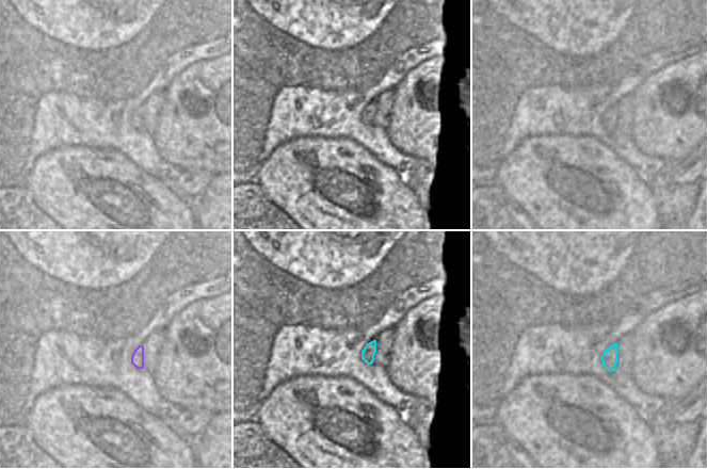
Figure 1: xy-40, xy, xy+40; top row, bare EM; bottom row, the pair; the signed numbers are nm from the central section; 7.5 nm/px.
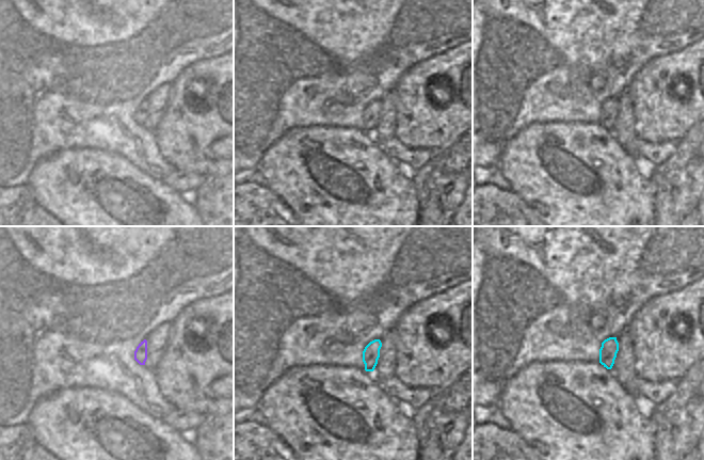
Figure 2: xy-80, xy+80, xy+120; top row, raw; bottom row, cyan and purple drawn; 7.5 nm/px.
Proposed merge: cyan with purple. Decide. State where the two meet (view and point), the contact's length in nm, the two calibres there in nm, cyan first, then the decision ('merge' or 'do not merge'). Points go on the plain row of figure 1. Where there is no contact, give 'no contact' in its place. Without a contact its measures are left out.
no contact; merge

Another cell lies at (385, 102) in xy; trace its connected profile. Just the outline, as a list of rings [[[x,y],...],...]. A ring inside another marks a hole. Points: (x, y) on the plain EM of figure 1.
[[[393,91],[384,92],[379,96],[376,101],[376,114],[374,116],[374,126],[380,126],[384,129],[388,129],[391,120],[391,110],[393,108],[393,101],[396,95]]]

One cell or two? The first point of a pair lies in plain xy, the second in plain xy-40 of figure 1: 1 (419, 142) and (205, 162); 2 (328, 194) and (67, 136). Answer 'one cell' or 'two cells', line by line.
1: one cell
2: two cells

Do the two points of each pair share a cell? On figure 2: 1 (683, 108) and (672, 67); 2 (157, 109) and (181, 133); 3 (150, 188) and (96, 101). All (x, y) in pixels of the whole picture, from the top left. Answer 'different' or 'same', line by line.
1: same
2: different
3: different

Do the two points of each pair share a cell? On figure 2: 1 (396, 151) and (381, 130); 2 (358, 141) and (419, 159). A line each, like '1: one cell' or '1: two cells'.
1: two cells
2: two cells

